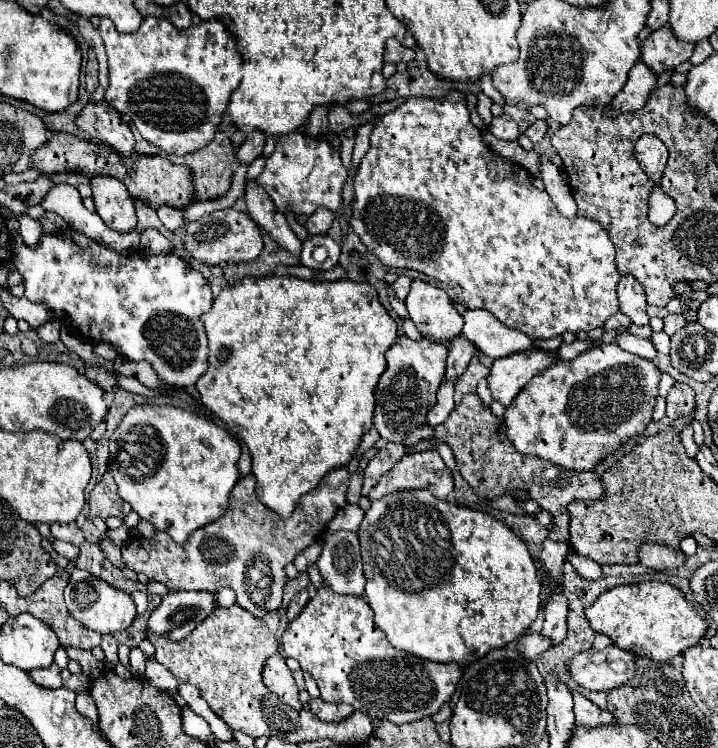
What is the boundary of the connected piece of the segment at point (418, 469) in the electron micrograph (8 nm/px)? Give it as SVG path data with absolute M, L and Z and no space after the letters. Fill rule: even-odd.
M424 450L404 456L394 468L382 474L368 498L372 502L398 490L430 490L436 498L446 500L452 488L452 472L446 468L440 454L436 450Z

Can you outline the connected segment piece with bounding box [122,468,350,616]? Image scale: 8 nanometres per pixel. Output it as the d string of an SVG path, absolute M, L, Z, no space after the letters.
M346 468L332 470L322 482L308 494L300 498L290 518L282 520L276 512L270 512L254 494L256 480L252 474L240 478L230 492L230 506L224 516L206 524L190 534L186 544L176 544L166 536L166 532L156 532L154 538L134 538L122 548L122 560L128 568L146 574L150 580L162 582L170 592L180 590L208 590L218 592L228 586L236 592L236 604L254 612L254 616L264 616L280 608L282 588L286 584L286 564L290 564L296 554L310 546L336 516L338 510L346 506L350 474Z

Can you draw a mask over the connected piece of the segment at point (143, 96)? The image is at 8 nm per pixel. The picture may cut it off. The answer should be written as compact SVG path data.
M146 16L134 34L120 34L110 20L102 20L98 30L106 46L110 68L110 86L104 100L116 108L122 118L142 134L144 140L158 146L166 154L182 156L204 148L214 138L222 114L226 112L230 92L240 82L242 58L238 42L224 30L224 24L218 20L208 20L194 24L188 30L178 30L166 18Z

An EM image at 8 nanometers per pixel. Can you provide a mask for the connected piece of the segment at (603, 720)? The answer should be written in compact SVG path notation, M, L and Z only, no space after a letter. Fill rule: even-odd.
M574 692L574 714L576 714L576 722L586 728L616 724L616 718L610 712L598 708L594 702L590 702L578 692Z

